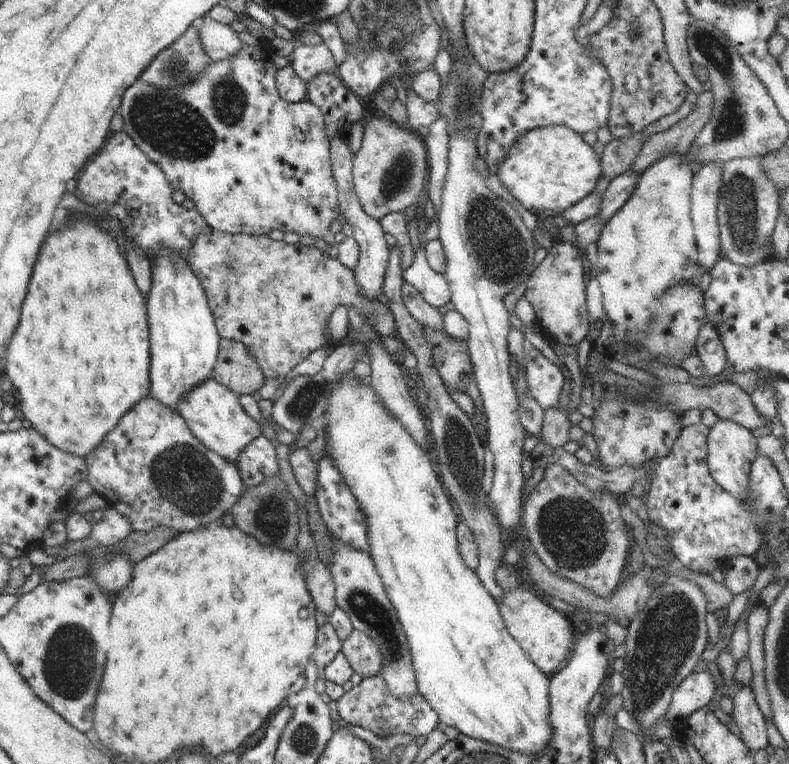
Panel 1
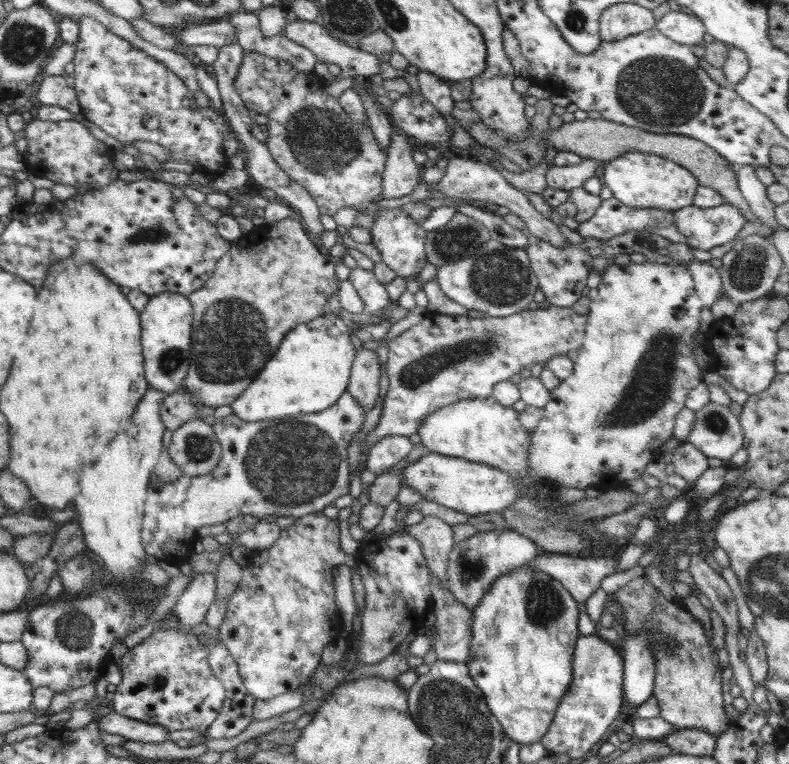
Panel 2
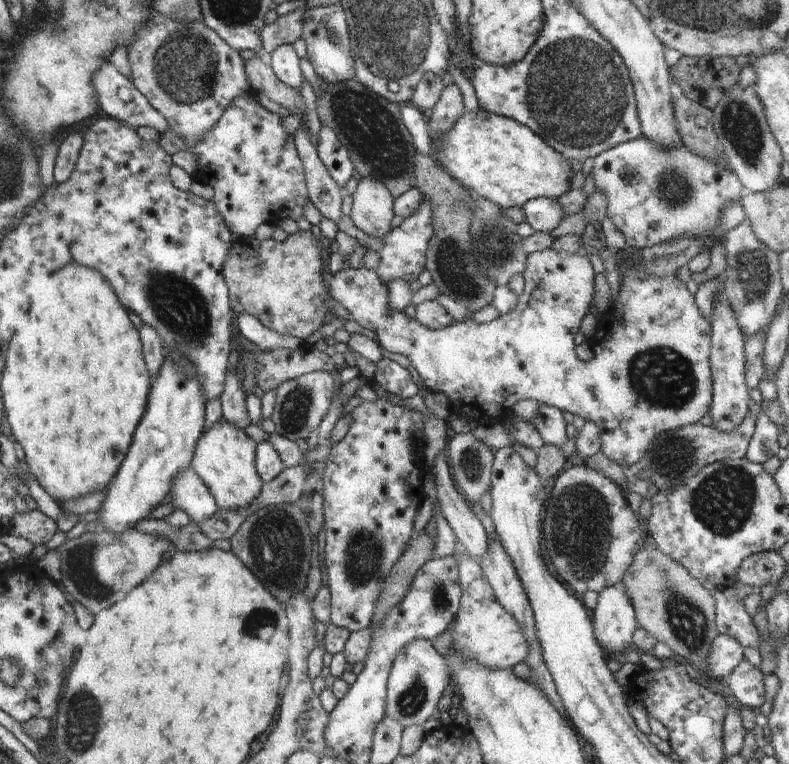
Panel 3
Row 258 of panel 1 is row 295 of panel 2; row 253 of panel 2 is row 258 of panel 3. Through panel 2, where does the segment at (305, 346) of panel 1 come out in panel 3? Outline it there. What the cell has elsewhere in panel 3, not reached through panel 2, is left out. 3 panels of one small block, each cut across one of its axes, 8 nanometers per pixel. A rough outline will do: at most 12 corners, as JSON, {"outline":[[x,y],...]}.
{"outline":[[239,238],[231,312],[306,339],[330,308],[322,246]]}

